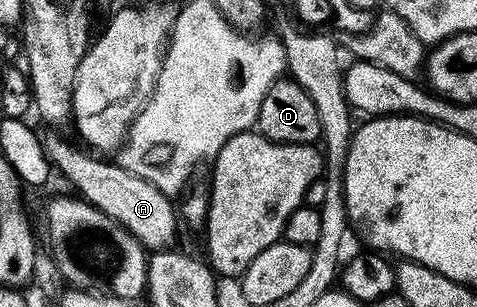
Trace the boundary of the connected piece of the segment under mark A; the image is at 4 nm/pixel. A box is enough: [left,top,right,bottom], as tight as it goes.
[43,131,180,251]

